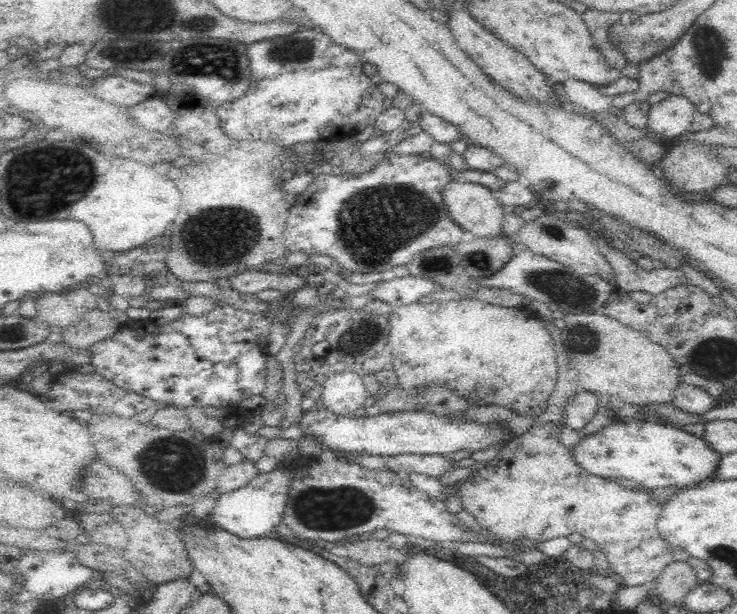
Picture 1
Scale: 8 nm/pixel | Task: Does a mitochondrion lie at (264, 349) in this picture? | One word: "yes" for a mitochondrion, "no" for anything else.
no

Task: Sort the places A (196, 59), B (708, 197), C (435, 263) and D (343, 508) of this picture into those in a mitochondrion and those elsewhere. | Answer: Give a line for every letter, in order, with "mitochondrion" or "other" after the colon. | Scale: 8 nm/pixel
A: mitochondrion
B: other
C: mitochondrion
D: mitochondrion

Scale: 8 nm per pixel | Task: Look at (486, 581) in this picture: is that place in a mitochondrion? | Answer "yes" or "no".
no

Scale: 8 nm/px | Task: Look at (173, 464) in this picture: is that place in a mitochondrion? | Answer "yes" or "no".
yes

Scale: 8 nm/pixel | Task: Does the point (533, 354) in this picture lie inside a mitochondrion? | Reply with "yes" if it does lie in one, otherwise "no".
no

